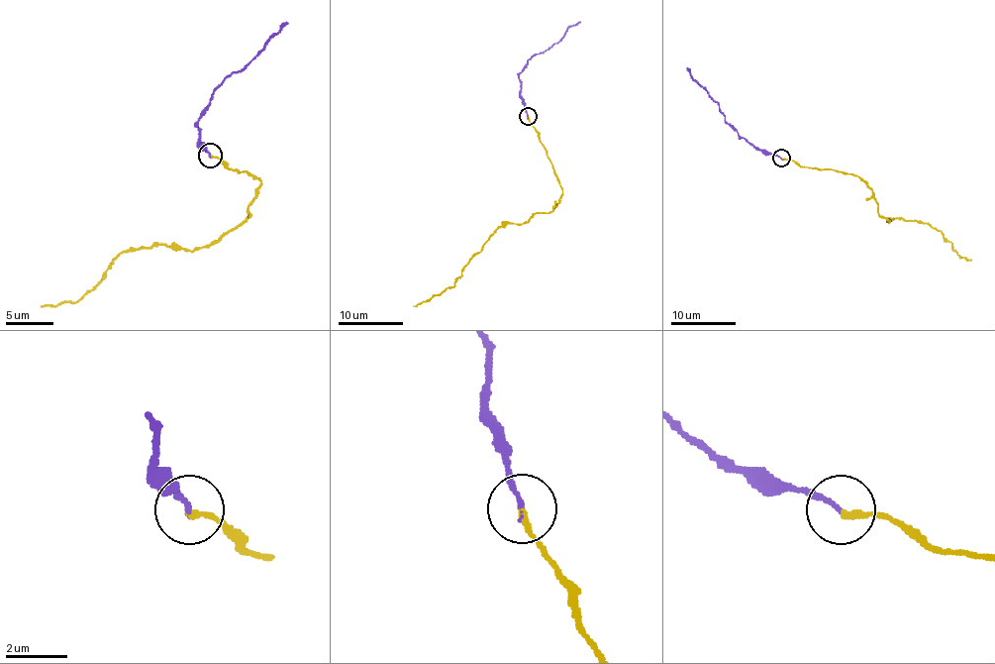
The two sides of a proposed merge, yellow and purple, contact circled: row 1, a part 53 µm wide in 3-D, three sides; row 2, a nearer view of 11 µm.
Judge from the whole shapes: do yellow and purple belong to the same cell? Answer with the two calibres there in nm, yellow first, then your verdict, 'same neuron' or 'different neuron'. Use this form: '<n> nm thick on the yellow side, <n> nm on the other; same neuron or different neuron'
180 nm thick on the yellow side, 150 nm on the other; same neuron

